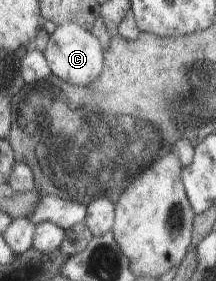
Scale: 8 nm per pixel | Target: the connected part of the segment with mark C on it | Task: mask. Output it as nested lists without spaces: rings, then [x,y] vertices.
[[[68,22],[59,26],[50,37],[46,53],[54,73],[78,85],[91,84],[106,69],[107,51],[102,45],[102,39],[98,39],[89,28],[79,23]]]

